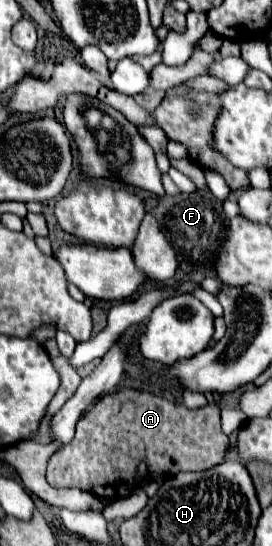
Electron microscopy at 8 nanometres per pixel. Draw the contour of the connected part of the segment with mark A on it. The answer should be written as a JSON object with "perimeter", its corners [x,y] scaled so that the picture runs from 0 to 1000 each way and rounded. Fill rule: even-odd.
{"perimeter":[[[434,714],[426,722],[375,725],[353,733],[353,740],[287,769],[279,795],[257,813],[206,824],[176,842],[169,879],[199,894],[287,894],[324,897],[360,912],[382,916],[441,916],[485,905],[507,883],[507,853],[537,846],[544,868],[566,872],[625,872],[625,861],[647,846],[647,868],[684,861],[765,861],[794,850],[809,850],[838,828],[838,799],[809,788],[809,751],[787,740],[765,740],[757,747],[699,751],[676,740],[647,740],[640,733],[618,733],[588,722],[551,718],[478,718],[478,714]]]}

